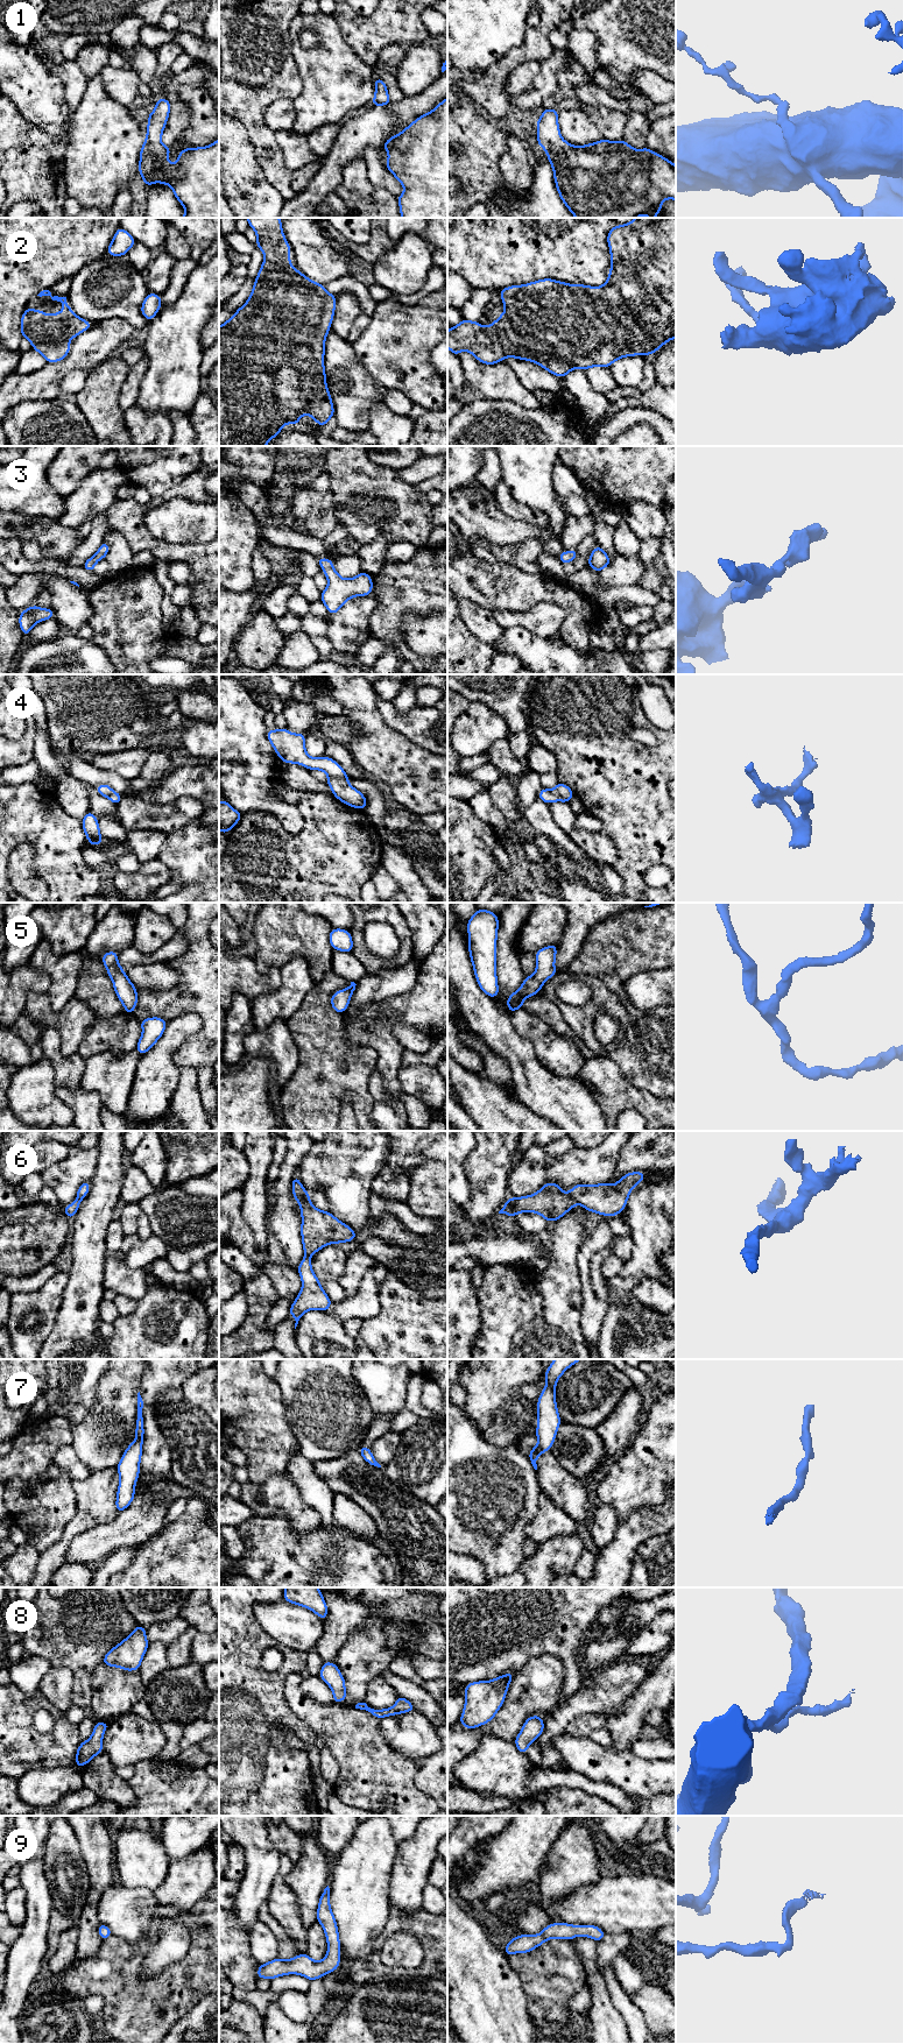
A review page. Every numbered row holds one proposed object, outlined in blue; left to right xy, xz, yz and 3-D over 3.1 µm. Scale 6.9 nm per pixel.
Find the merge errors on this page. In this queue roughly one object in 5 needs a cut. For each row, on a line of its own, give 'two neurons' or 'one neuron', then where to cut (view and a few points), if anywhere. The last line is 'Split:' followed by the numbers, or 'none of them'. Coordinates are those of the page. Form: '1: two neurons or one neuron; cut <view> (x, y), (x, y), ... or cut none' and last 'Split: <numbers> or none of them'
1: one neuron; cut none
2: one neuron; cut none
3: one neuron; cut none
4: one neuron; cut none
5: one neuron; cut none
6: one neuron; cut none
7: one neuron; cut none
8: one neuron; cut none
9: one neuron; cut none
Split: none of them

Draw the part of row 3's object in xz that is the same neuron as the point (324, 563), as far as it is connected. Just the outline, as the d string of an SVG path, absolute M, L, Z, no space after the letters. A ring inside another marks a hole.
M317 558L327 578L327 587L320 593L320 600L325 604L329 614L337 614L344 603L354 596L366 596L373 590L372 577L367 573L359 573L354 578L341 578L333 561L327 558Z

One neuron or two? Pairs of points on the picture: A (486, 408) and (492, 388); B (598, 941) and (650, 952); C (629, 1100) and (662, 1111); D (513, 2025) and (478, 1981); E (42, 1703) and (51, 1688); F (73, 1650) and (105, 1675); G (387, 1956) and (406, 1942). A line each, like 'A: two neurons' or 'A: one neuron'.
A: two neurons
B: one neuron
C: one neuron
D: one neuron
E: two neurons
F: two neurons
G: one neuron

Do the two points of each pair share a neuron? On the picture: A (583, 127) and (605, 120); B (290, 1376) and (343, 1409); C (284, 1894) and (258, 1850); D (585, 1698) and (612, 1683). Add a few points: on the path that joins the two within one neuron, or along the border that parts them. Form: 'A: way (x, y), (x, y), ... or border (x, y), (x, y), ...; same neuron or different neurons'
A: border (585, 111), (604, 138); different neurons
B: way (303, 1377), (330, 1404); same neuron
C: border (280, 1854), (280, 1869), (266, 1901); different neurons
D: way (592, 1697), (605, 1690); same neuron

